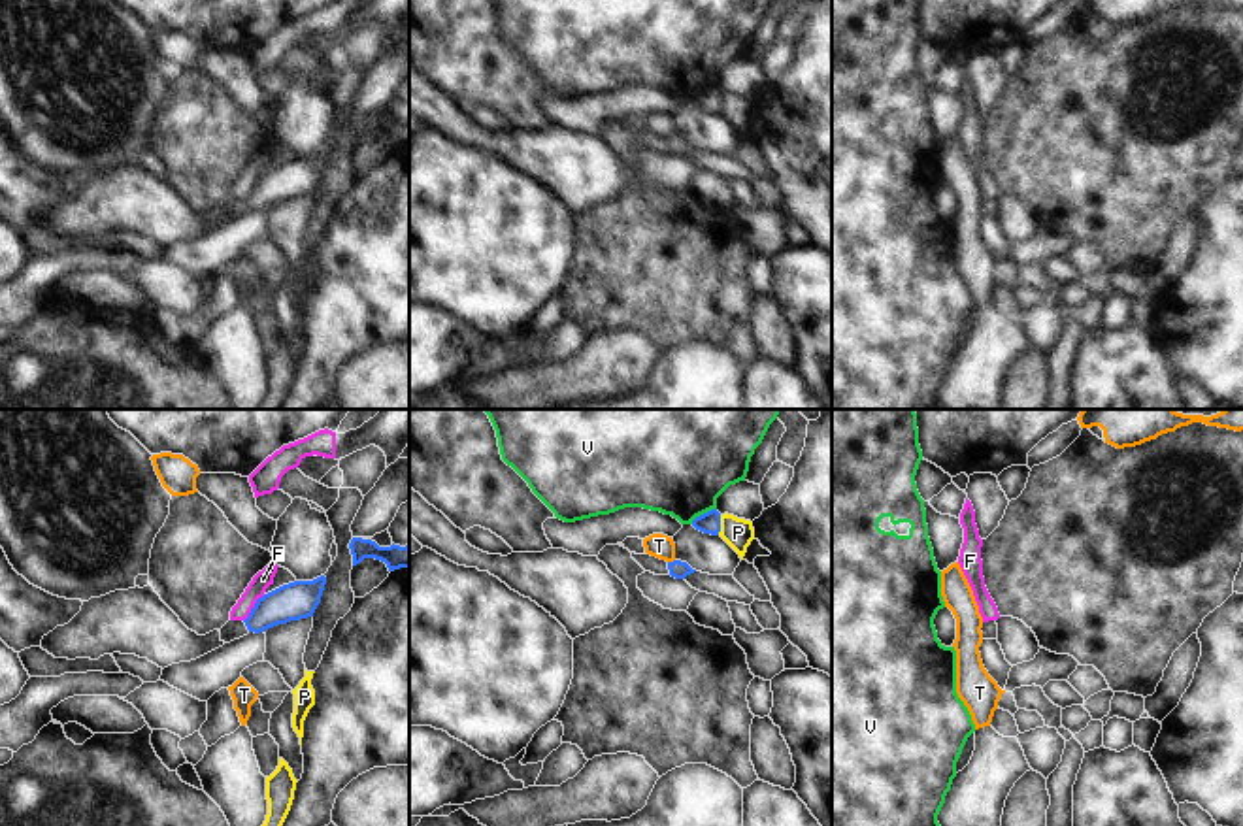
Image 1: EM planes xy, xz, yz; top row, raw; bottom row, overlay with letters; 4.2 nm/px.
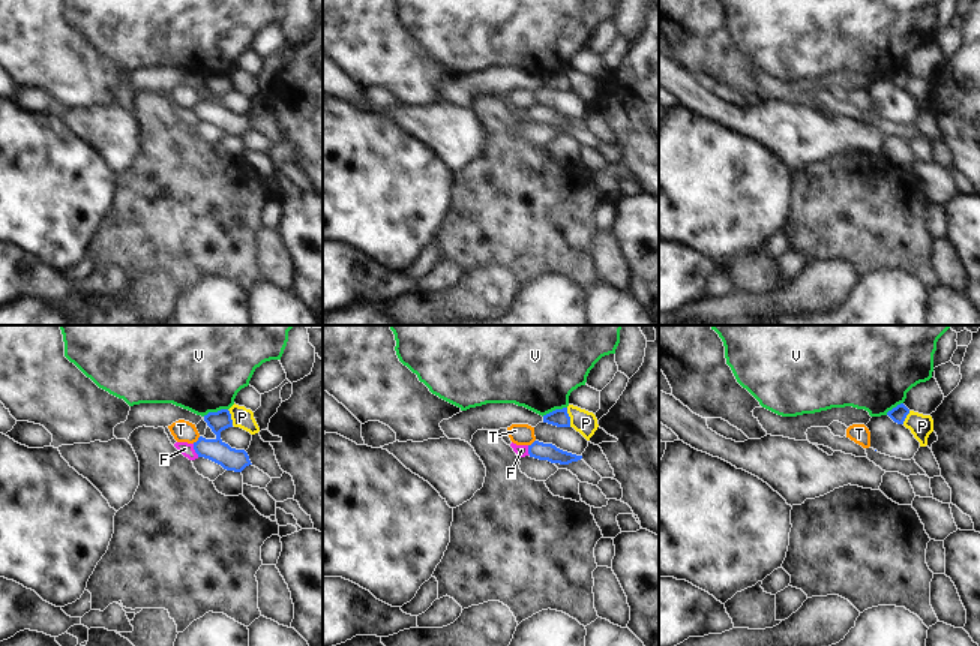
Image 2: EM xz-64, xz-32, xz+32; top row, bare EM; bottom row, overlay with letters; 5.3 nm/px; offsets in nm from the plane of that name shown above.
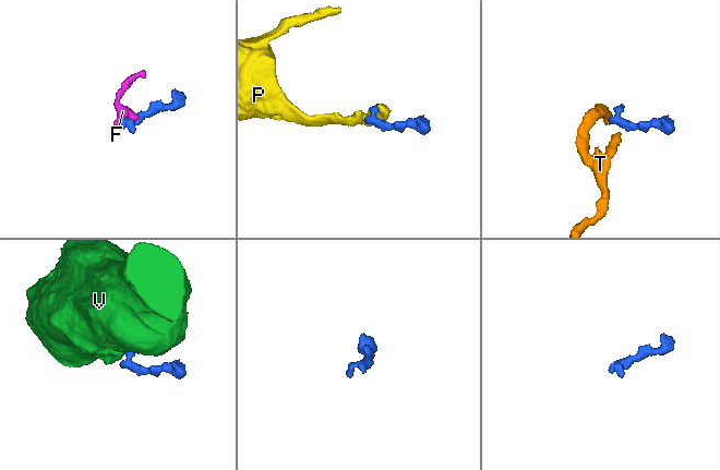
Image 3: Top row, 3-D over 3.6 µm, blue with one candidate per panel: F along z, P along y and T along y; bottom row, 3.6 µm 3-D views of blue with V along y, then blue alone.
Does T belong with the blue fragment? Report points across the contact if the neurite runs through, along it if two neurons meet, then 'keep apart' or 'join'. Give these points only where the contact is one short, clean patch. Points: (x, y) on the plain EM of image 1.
along xz (674, 136), (668, 140) | keep apart

